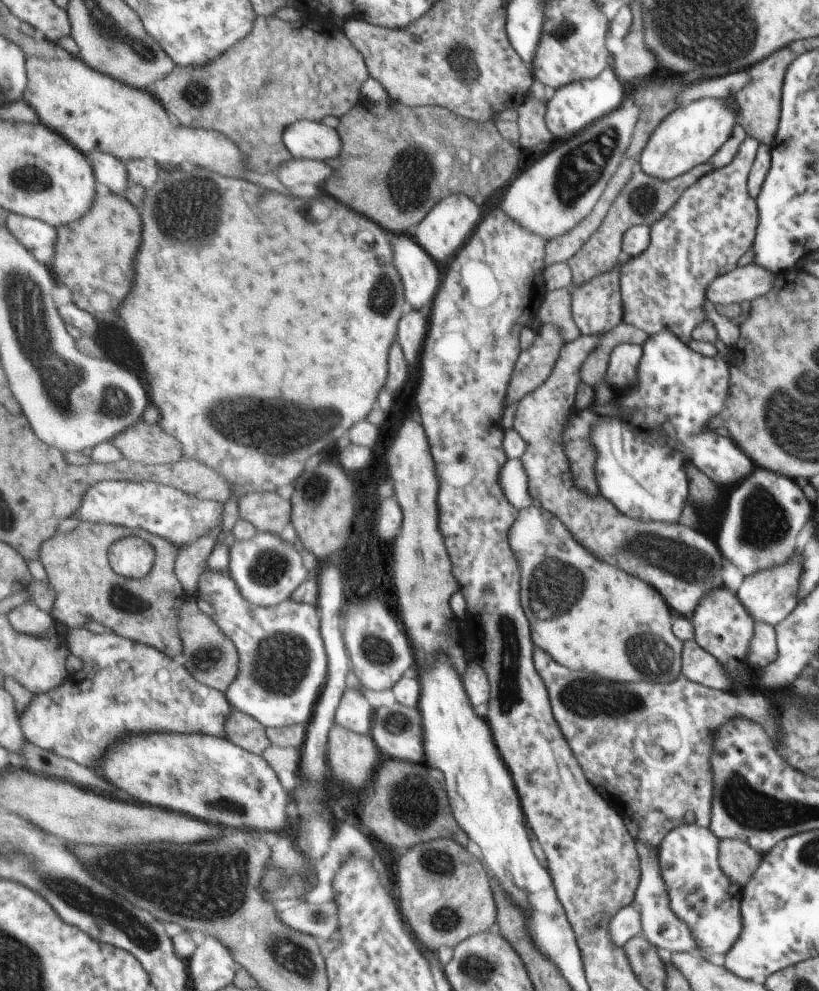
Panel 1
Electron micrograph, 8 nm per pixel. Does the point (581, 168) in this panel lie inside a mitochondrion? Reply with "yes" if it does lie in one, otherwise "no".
yes

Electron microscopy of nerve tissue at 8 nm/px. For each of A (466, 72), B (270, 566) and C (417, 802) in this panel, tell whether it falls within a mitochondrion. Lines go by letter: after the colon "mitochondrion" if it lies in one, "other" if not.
A: mitochondrion
B: mitochondrion
C: mitochondrion

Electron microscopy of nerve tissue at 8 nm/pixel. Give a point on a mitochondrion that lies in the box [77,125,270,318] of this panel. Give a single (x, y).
(171, 204)

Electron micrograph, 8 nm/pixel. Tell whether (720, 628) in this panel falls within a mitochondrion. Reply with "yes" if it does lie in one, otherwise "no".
no

